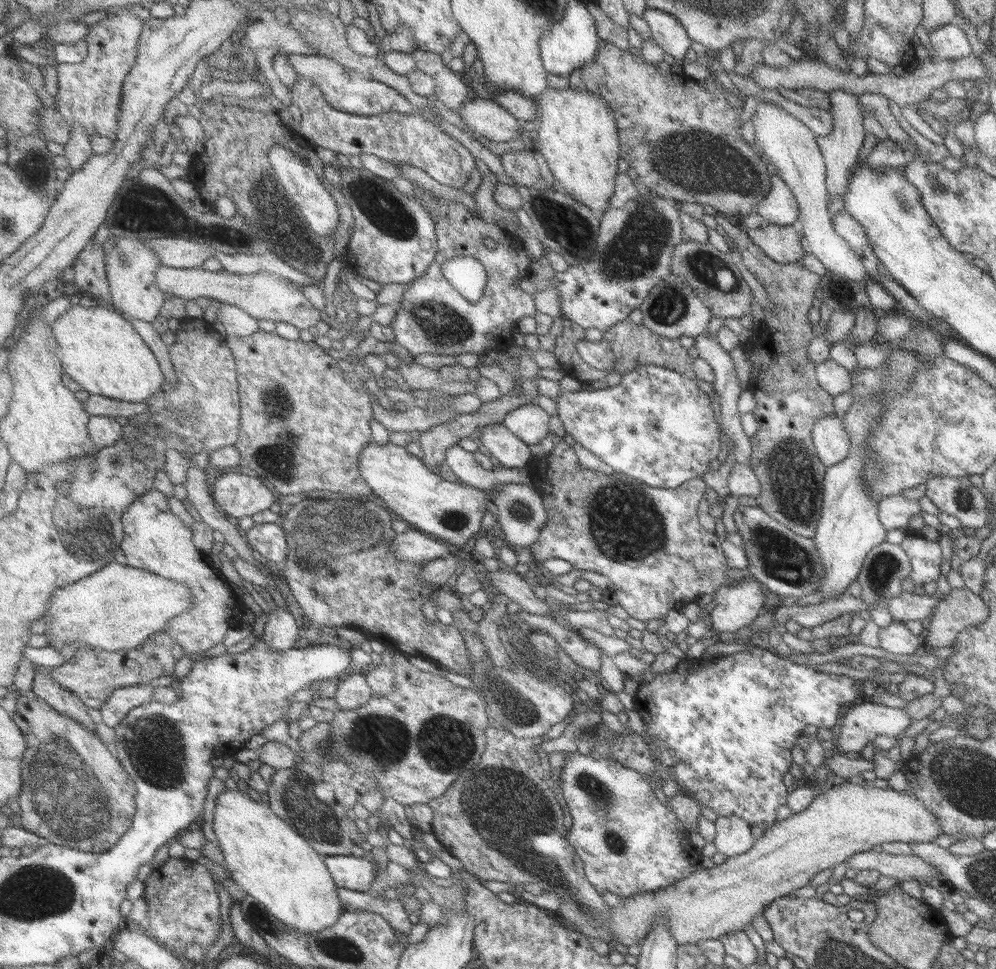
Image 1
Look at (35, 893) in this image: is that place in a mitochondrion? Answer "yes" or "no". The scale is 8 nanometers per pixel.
yes

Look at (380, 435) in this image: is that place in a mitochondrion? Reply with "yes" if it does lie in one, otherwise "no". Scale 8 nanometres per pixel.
no

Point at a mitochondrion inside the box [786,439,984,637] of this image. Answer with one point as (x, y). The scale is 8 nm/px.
(882, 473)

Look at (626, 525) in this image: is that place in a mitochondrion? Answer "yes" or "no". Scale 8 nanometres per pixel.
yes

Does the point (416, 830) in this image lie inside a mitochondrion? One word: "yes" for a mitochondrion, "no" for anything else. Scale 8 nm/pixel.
no

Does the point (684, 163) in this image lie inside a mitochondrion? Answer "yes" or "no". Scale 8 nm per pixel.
yes

